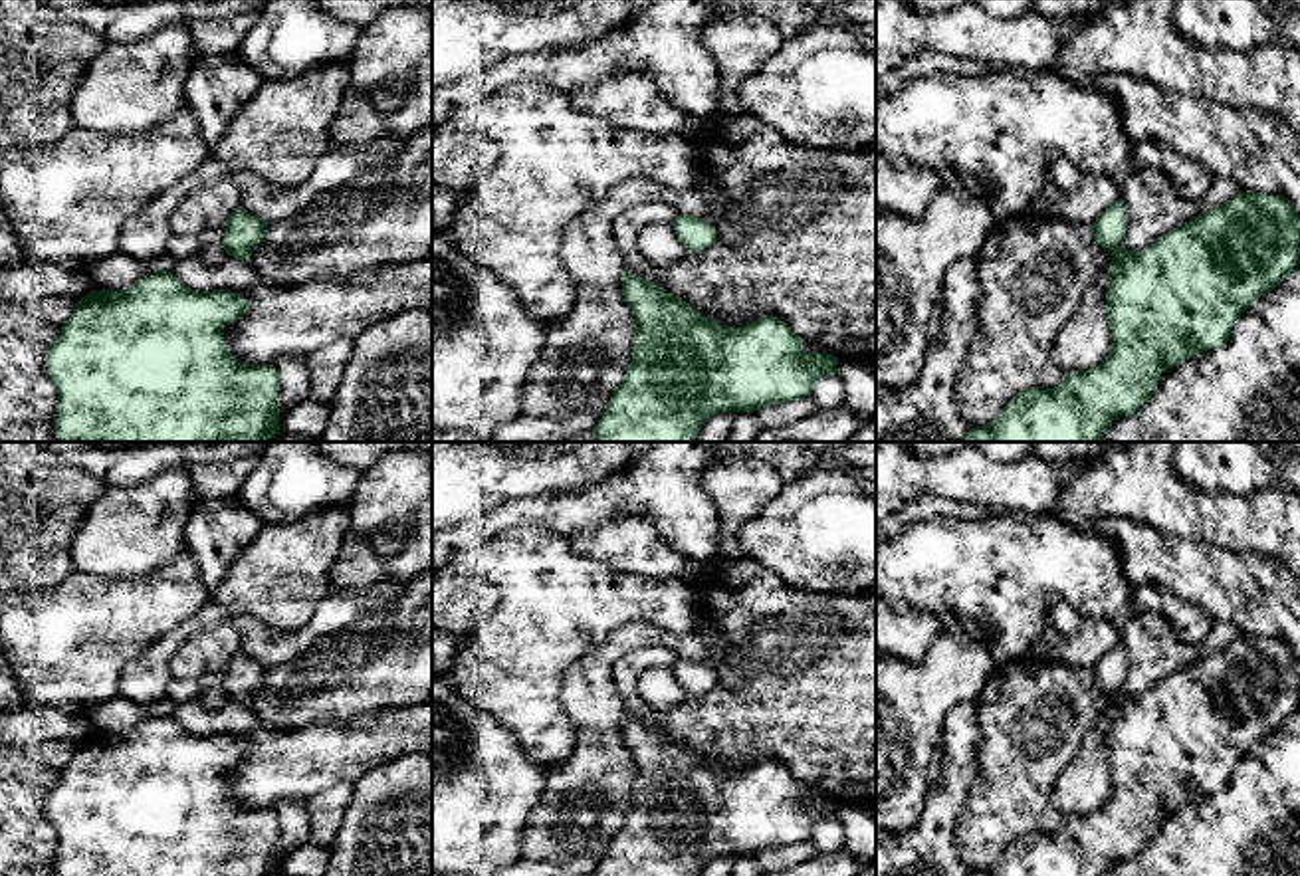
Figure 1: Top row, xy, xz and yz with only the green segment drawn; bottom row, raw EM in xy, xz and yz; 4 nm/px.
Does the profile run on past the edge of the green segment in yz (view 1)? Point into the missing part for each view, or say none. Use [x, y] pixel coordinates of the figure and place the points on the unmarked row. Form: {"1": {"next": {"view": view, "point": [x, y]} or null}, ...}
{"1": {"next": null}}

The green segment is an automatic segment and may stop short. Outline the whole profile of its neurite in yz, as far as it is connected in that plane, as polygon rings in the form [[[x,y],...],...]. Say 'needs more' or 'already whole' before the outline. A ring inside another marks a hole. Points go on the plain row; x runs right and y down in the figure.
already whole; [[[1239,636],[1223,650],[1163,678],[1141,696],[1124,692],[1126,670],[1124,644],[1108,650],[1090,670],[1094,684],[1112,700],[1108,713],[1112,725],[1106,733],[1106,757],[1112,773],[1108,801],[1088,815],[1068,815],[1054,832],[1032,830],[1019,836],[993,866],[969,876],[1106,876],[1114,862],[1134,858],[1143,850],[1167,813],[1225,789],[1235,765],[1300,708],[1300,660],[1280,638]]]

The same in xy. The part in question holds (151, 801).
already whole; [[[170,712],[153,715],[121,735],[91,733],[75,747],[71,761],[61,769],[57,783],[48,791],[46,805],[57,832],[55,876],[279,876],[281,826],[273,809],[240,807],[224,785],[224,771],[238,765],[250,753],[250,745],[230,733],[194,735],[186,731]]]

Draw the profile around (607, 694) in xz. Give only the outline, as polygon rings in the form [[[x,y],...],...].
[[[628,622],[610,632],[563,674],[561,708],[577,727],[575,751],[565,761],[545,769],[545,789],[525,822],[521,854],[515,864],[493,876],[589,876],[604,856],[628,815],[636,779],[632,753],[622,739],[626,700],[616,688],[614,664],[624,654],[644,646],[664,646],[678,658],[692,658],[709,666],[719,688],[737,690],[743,686],[743,672],[727,662],[729,644],[713,626],[678,634],[652,622]]]

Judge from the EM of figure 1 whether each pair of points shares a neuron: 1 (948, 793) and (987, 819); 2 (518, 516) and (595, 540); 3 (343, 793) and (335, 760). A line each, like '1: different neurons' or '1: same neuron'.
1: different neurons
2: different neurons
3: different neurons

